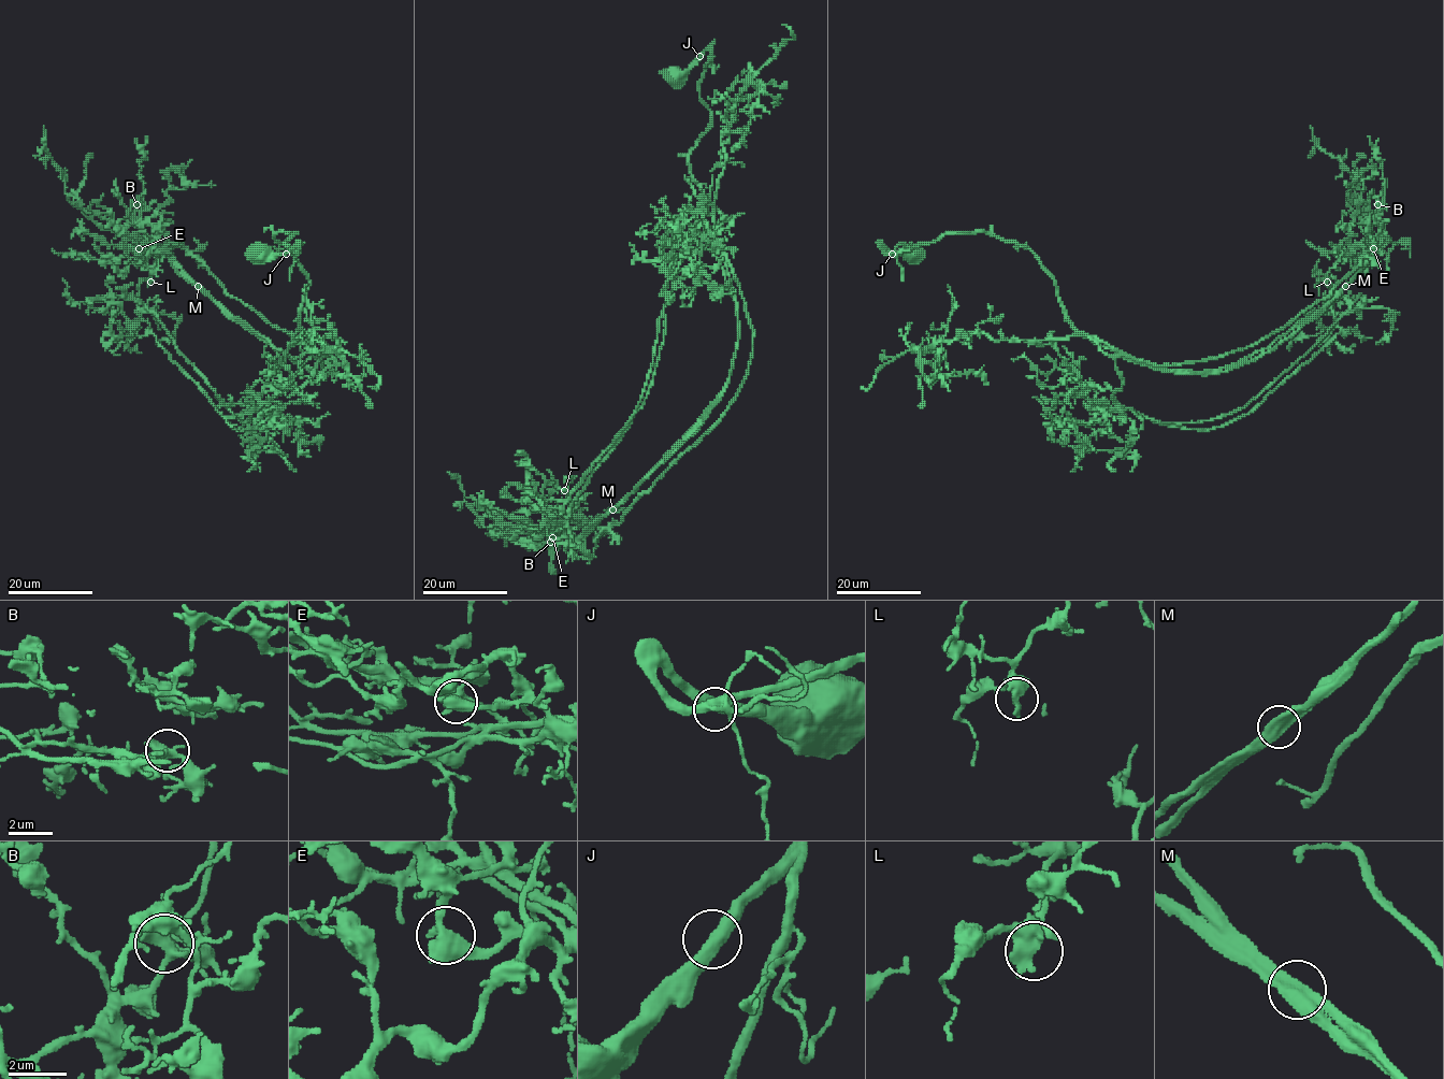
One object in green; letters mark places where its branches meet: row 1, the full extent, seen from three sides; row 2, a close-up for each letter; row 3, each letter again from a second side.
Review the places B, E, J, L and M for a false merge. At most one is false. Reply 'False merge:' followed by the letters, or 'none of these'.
False merge: M

